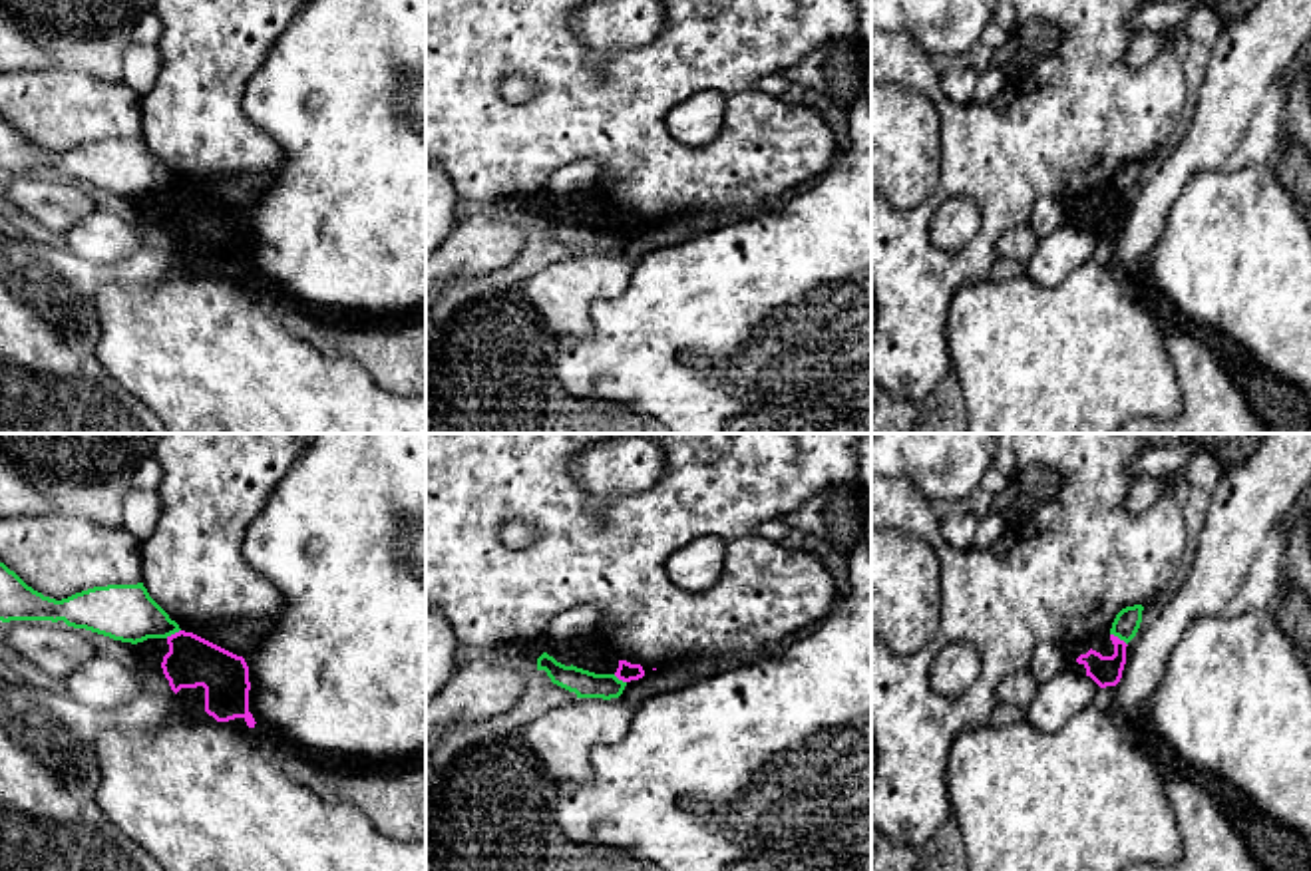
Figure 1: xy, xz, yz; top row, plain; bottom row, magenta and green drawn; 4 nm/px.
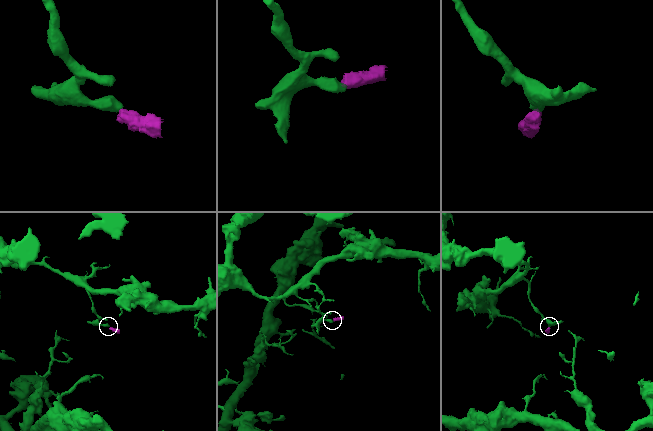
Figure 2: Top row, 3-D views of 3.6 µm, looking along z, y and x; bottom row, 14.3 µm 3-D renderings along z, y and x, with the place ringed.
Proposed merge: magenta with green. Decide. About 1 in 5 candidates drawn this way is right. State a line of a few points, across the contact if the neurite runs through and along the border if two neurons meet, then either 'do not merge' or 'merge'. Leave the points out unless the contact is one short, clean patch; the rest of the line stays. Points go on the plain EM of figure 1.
line yz (1111, 187), (1126, 199); do not merge

